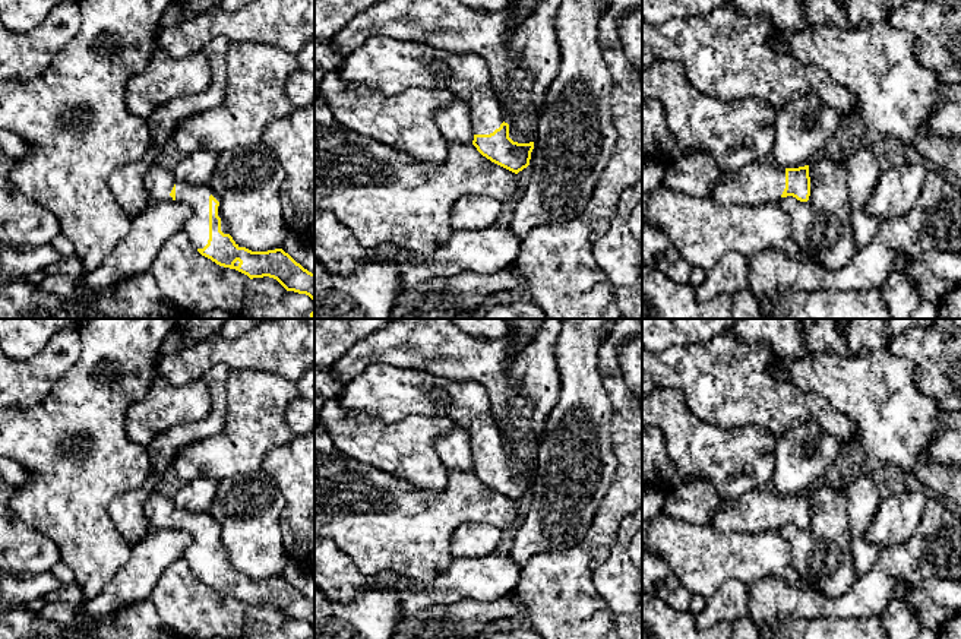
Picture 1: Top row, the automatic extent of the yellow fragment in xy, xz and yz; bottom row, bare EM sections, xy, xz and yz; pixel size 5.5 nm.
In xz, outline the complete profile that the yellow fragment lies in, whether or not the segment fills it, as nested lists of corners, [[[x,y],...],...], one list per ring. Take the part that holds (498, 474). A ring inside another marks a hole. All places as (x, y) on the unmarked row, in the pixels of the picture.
[[[374,363],[347,383],[338,399],[350,412],[363,412],[389,424],[414,414],[448,417],[468,430],[472,472],[483,484],[515,502],[530,493],[534,469],[518,471],[509,465],[502,428],[478,382]]]

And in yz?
[[[765,488],[753,490],[737,500],[723,499],[711,523],[723,532],[762,532],[793,523],[807,529],[810,523],[809,493],[780,496]]]

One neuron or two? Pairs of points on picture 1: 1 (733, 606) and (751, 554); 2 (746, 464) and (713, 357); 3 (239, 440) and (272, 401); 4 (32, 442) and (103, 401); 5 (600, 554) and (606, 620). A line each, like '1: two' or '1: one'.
1: two
2: two
3: one
4: one
5: two

